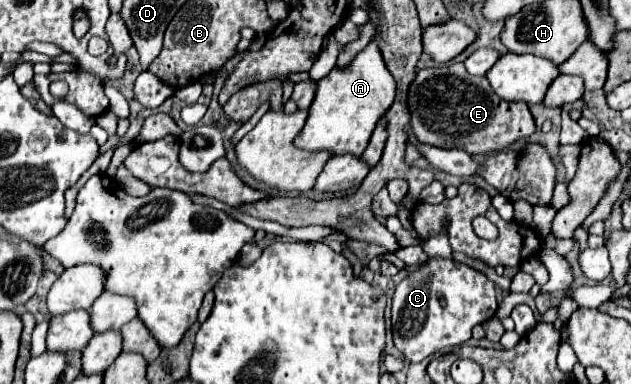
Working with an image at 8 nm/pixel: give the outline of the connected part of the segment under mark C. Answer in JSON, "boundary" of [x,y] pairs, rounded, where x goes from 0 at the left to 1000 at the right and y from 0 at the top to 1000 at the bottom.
{"boundary":[[[680,672],[674,693],[629,740],[620,797],[623,891],[645,938],[667,943],[686,917],[740,891],[746,854],[775,833],[784,807],[784,740],[769,714],[721,677]]]}

